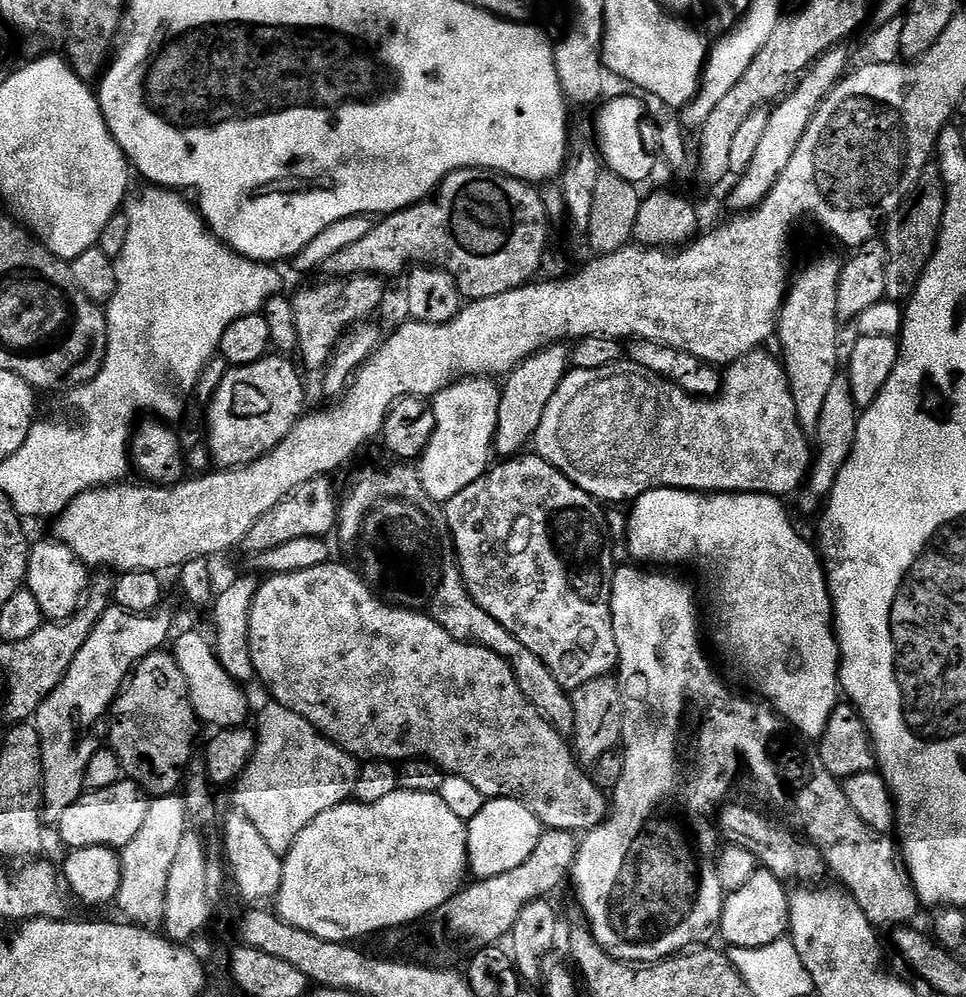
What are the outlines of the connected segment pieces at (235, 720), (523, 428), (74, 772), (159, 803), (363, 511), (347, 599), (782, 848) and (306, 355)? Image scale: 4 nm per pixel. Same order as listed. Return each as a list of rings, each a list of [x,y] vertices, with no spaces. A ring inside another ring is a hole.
[[[184,632],[176,640],[174,655],[186,680],[188,693],[196,711],[196,719],[201,725],[213,724],[213,729],[238,728],[249,723],[248,696],[241,685],[220,665],[213,645],[204,636],[196,632]]]
[[[563,343],[554,344],[551,348],[541,348],[530,358],[526,358],[514,369],[507,373],[506,379],[500,388],[500,405],[498,406],[498,426],[496,427],[496,438],[494,441],[495,455],[500,458],[515,458],[525,451],[524,448],[533,443],[536,431],[542,422],[542,414],[546,414],[546,406],[550,406],[550,398],[554,398],[554,390],[568,375],[570,371],[570,352]]]
[[[109,607],[108,611],[102,614],[98,626],[94,626],[90,638],[86,638],[86,646],[78,650],[78,658],[70,662],[70,670],[66,678],[62,678],[54,694],[50,694],[50,698],[46,698],[42,706],[38,706],[34,723],[42,742],[45,821],[59,822],[62,814],[66,814],[66,810],[70,810],[70,806],[74,806],[74,802],[78,802],[78,798],[84,795],[86,770],[90,766],[90,758],[94,758],[94,754],[102,747],[102,725],[109,715],[112,701],[115,700],[117,692],[121,691],[126,677],[136,667],[138,661],[167,645],[164,643],[168,640],[168,631],[171,628],[172,620],[164,610],[157,611],[155,614],[141,614],[128,612],[125,608]]]
[[[172,793],[168,796],[155,797],[148,805],[146,822],[142,830],[138,830],[134,842],[130,842],[120,852],[120,864],[122,866],[122,882],[116,895],[115,907],[120,907],[120,912],[125,921],[137,926],[156,926],[164,919],[164,907],[166,906],[166,890],[170,882],[170,869],[174,867],[174,857],[178,855],[178,846],[182,843],[182,838],[190,830],[190,817],[188,815],[188,805],[183,795]]]
[[[392,462],[389,468],[372,468],[365,474],[364,480],[357,482],[352,493],[344,500],[340,508],[340,500],[336,497],[336,488],[333,481],[327,476],[315,476],[298,490],[290,493],[285,500],[278,502],[270,514],[258,518],[250,534],[246,534],[242,545],[243,551],[249,554],[274,550],[274,546],[282,546],[294,538],[303,536],[329,535],[332,528],[332,519],[340,512],[340,540],[344,544],[352,544],[361,539],[364,530],[364,519],[372,513],[379,504],[388,500],[405,500],[407,504],[414,504],[426,513],[431,513],[434,501],[430,494],[426,494],[426,486],[420,484],[419,475],[414,471],[413,465],[408,462]]]
[[[329,562],[322,566],[314,566],[310,570],[298,570],[281,576],[269,575],[256,592],[254,606],[250,610],[248,649],[255,679],[257,681],[260,679],[268,687],[268,692],[272,695],[269,697],[275,703],[286,706],[294,710],[294,714],[306,718],[306,722],[313,724],[323,736],[333,740],[336,745],[354,757],[363,758],[365,761],[403,762],[417,758],[433,760],[439,768],[444,769],[445,773],[466,778],[466,782],[471,782],[476,789],[482,790],[486,798],[520,800],[539,818],[545,829],[557,828],[563,832],[587,834],[608,819],[609,797],[596,785],[595,779],[589,773],[588,776],[584,773],[587,771],[578,763],[578,757],[569,737],[559,728],[555,728],[526,698],[508,661],[488,648],[469,644],[467,640],[455,640],[446,630],[442,630],[442,626],[438,626],[438,622],[433,620],[431,615],[423,611],[397,608],[387,599],[379,600],[372,593],[373,585],[357,569],[356,573],[354,569],[336,563]]]
[[[725,803],[718,812],[718,831],[728,844],[742,846],[742,850],[750,850],[757,865],[763,871],[774,873],[779,880],[800,880],[796,882],[804,886],[816,886],[823,881],[820,879],[826,876],[826,865],[822,854],[812,843],[799,835],[796,837],[784,828],[779,828],[774,821],[767,820],[758,809],[732,803]]]
[[[378,276],[324,278],[321,284],[312,284],[291,297],[298,322],[298,356],[304,359],[306,367],[319,370],[328,367],[353,325],[371,321],[371,316],[379,310],[384,300],[384,284],[385,281]]]

